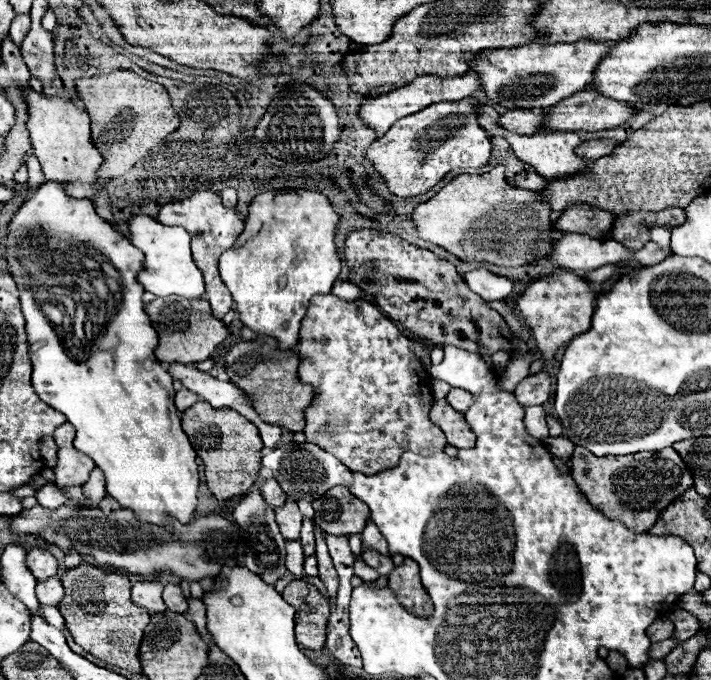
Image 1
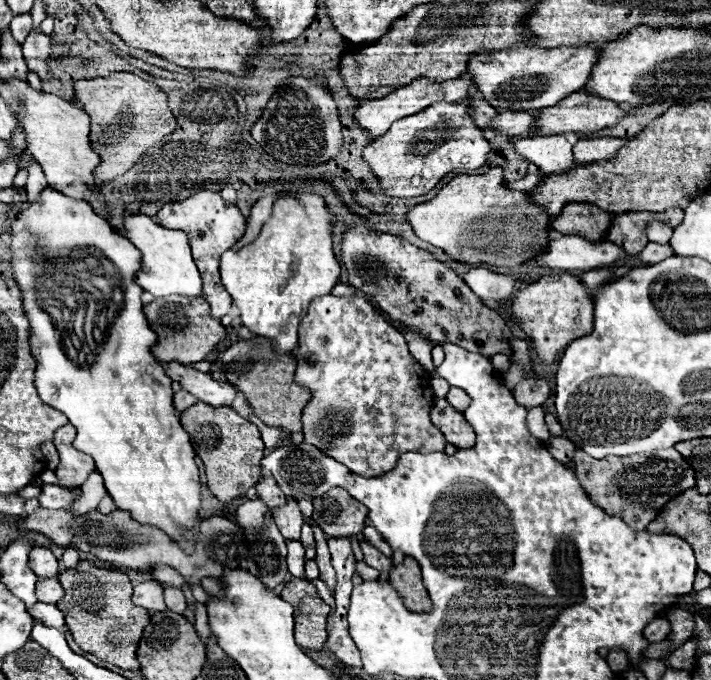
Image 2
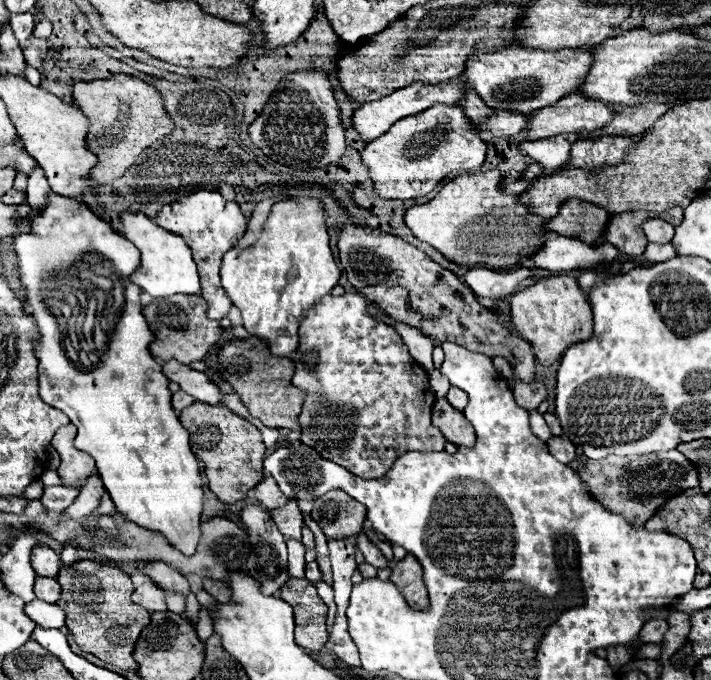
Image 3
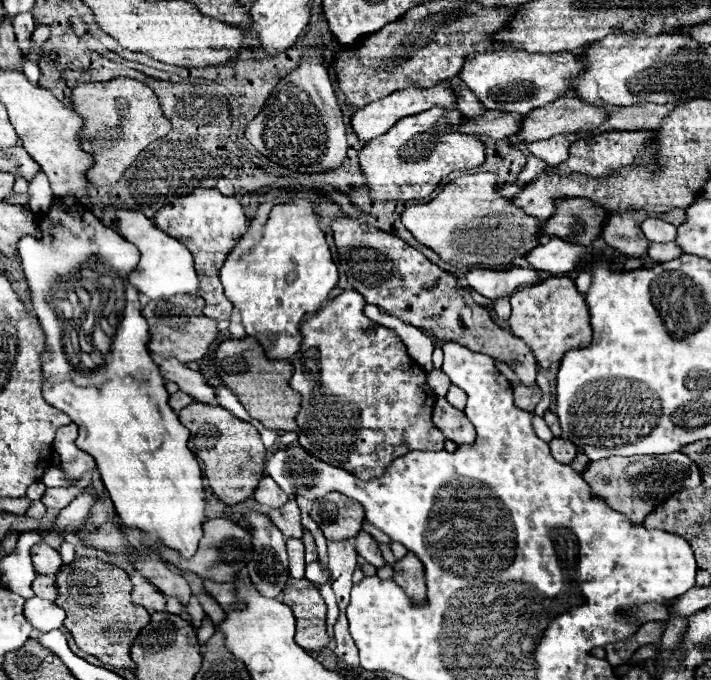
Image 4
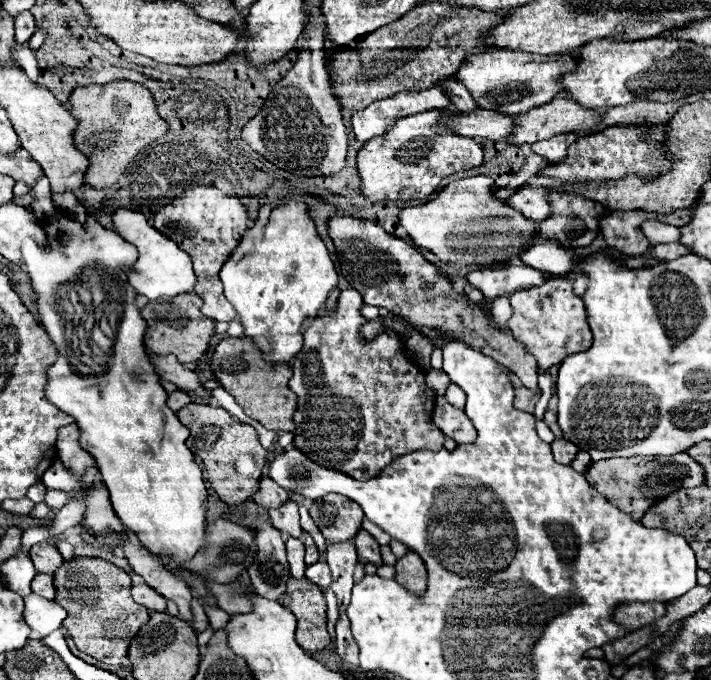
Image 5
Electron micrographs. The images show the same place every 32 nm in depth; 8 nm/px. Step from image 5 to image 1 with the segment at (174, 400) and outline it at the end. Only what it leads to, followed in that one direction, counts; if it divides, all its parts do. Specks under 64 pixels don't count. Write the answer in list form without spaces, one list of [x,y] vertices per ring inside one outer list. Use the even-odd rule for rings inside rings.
[[[182,388],[182,390],[178,390],[176,392],[176,408],[180,410],[180,412],[184,412],[186,408],[190,408],[194,402],[198,402],[200,398],[194,394],[194,392],[190,392],[190,390],[186,390],[186,388]]]

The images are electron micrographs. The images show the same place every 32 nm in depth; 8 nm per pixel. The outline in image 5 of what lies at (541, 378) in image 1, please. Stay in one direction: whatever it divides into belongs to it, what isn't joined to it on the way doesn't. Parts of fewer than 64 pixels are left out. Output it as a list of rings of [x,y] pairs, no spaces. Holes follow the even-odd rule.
[[[522,386],[522,388],[516,388],[514,406],[516,406],[518,410],[532,414],[538,400],[540,400],[540,394],[538,394],[538,392],[534,392],[534,390],[530,390],[530,388],[524,388],[524,386]]]

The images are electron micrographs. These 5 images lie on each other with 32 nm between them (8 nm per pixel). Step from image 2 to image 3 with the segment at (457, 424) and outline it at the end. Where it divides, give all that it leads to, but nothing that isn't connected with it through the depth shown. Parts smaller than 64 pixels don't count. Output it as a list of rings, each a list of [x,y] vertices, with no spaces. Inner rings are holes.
[[[444,398],[436,400],[432,408],[432,424],[440,428],[446,440],[456,446],[474,446],[476,442],[472,424],[464,418],[462,412],[452,408]]]

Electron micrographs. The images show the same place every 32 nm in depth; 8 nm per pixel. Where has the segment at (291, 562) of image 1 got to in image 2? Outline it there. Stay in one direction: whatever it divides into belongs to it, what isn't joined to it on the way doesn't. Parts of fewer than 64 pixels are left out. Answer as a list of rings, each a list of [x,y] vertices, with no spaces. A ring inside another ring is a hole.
[[[288,540],[288,570],[294,578],[304,578],[304,546],[298,540]]]

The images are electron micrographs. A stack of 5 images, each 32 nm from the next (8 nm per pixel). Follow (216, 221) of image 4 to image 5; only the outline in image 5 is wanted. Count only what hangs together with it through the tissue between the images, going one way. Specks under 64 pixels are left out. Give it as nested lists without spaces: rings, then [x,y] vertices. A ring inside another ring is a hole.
[[[196,186],[176,196],[172,202],[172,208],[170,204],[158,208],[152,222],[154,222],[154,228],[170,236],[172,240],[178,240],[178,244],[182,244],[182,248],[190,252],[194,262],[194,272],[198,276],[196,294],[204,300],[202,314],[206,314],[208,318],[216,322],[230,322],[236,316],[236,312],[222,294],[218,272],[222,264],[228,260],[230,252],[238,246],[244,232],[248,230],[248,214],[246,214],[246,208],[240,204],[240,200],[236,196],[228,196],[220,192],[214,186]]]

